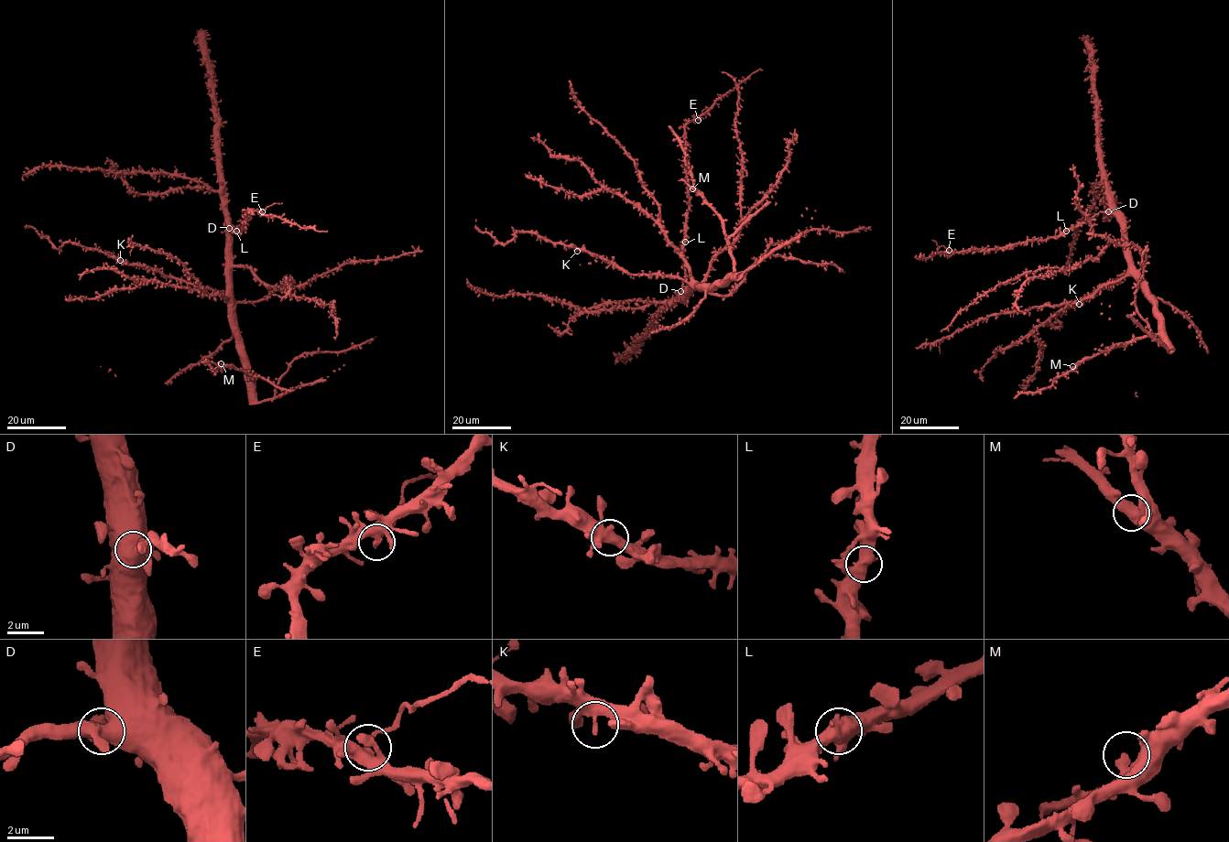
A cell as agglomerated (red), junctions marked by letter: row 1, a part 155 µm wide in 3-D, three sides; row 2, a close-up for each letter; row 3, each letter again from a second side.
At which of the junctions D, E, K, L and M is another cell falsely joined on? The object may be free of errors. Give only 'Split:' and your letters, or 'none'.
Split: E

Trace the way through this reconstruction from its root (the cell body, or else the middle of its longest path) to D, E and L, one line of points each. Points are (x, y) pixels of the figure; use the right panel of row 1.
D: (1127, 238), (1126, 225), (1108, 211)
E: (1127, 238), (1126, 225), (1119, 218), (1099, 211), (1045, 240), (988, 249), (949, 250)
L: (1127, 238), (1126, 225), (1111, 212), (1099, 211), (1066, 230)

